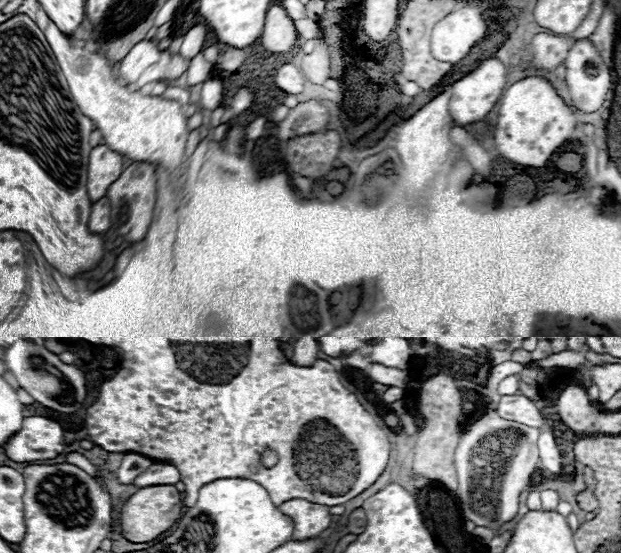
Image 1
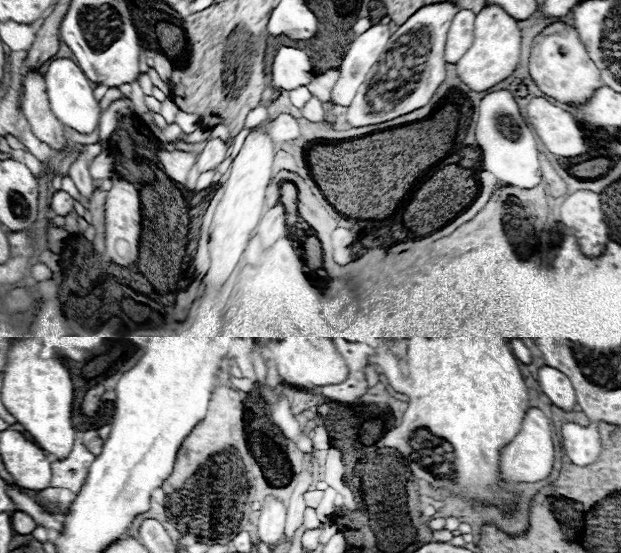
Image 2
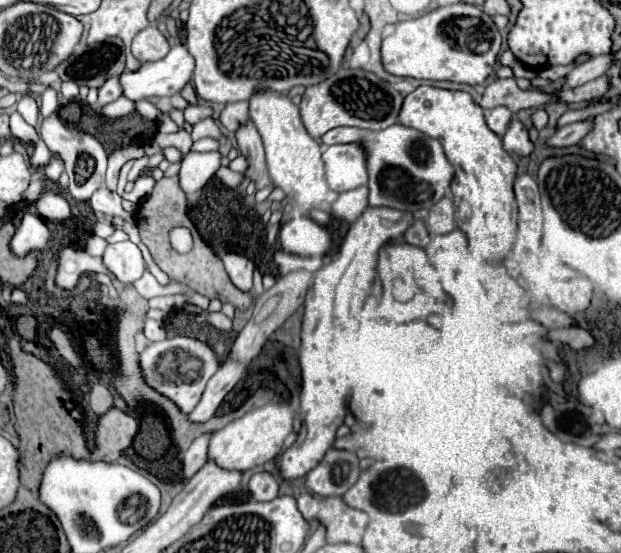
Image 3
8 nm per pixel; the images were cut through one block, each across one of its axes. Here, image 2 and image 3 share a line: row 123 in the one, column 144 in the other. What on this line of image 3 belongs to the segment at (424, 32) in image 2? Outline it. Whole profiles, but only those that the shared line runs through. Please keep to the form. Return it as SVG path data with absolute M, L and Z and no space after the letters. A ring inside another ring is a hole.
M174 336L174 338L146 346L140 352L138 364L142 370L144 382L150 388L154 388L158 394L162 394L164 398L172 400L182 414L190 414L194 410L194 406L202 398L202 392L204 392L208 380L218 370L218 360L216 360L214 352L210 350L210 346L200 340L186 338L186 336Z

